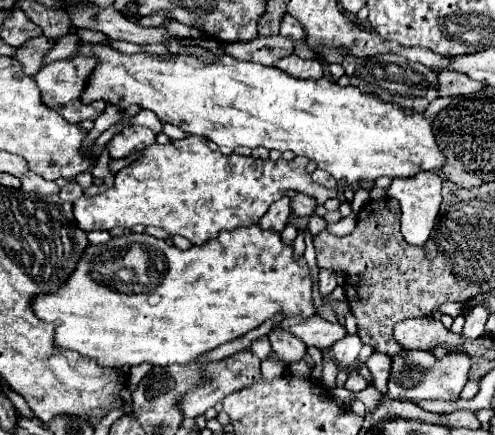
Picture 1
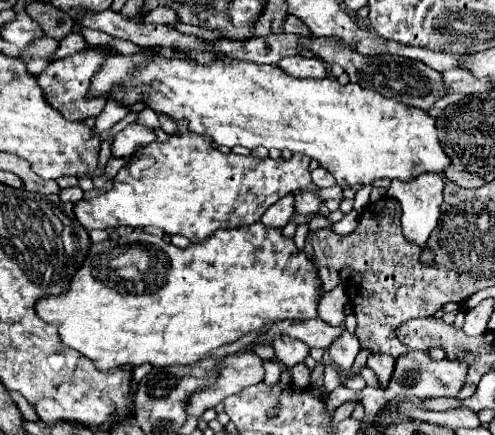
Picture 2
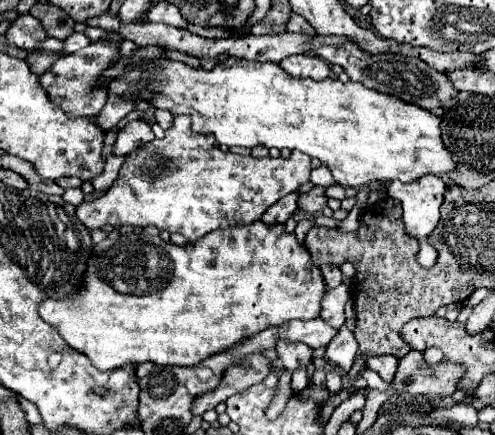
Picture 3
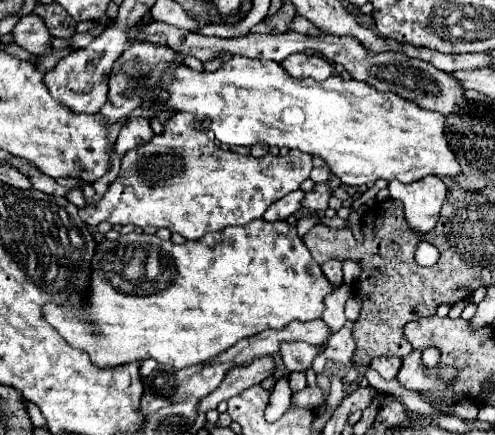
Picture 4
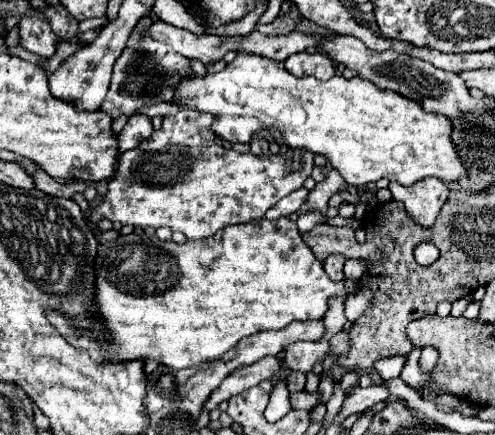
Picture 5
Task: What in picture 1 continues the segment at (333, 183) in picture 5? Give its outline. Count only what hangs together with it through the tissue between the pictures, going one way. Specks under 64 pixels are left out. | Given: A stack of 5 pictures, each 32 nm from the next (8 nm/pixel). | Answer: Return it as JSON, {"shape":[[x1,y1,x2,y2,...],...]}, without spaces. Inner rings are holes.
{"shape":[[296,194,290,202,290,208,292,208,292,214,294,216,312,216,314,214,314,208,316,208,316,202,310,200,310,196,304,196,304,194]]}

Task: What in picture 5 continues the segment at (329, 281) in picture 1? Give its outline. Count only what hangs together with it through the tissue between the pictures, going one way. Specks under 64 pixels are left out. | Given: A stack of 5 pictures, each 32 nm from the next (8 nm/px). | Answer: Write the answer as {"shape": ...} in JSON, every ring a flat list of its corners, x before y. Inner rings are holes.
{"shape":[[330,256,330,258,324,262,324,270,326,270,326,274,330,276,330,280,334,280,334,282,340,282,340,280,344,278,342,266,344,266,344,256]]}

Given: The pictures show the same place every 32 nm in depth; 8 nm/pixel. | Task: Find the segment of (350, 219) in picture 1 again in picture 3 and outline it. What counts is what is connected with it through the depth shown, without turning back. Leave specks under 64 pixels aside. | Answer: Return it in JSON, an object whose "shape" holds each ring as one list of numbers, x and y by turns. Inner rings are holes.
{"shape":[[355,205,347,217,340,222,337,229,342,232,357,233,360,225,360,217,360,212,358,212,358,208]]}

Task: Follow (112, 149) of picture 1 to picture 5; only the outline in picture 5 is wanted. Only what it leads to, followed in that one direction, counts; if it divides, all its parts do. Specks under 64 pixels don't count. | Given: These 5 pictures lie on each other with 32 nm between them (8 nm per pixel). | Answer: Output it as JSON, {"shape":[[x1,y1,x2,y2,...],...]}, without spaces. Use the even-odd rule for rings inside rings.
{"shape":[[130,116,122,132,118,134,118,154,136,148,142,140,148,140,152,134,152,124,150,118,146,116]]}

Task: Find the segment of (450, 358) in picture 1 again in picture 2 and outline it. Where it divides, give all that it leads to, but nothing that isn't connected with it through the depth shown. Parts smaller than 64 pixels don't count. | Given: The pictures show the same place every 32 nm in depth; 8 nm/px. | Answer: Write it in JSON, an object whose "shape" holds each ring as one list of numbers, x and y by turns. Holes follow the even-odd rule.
{"shape":[[406,352,404,356,396,358,394,372,388,384,388,392,392,400,408,400,408,398,456,398,462,386,466,384,466,372,468,372,468,362,462,358,444,358,440,362,432,360,428,352]]}

